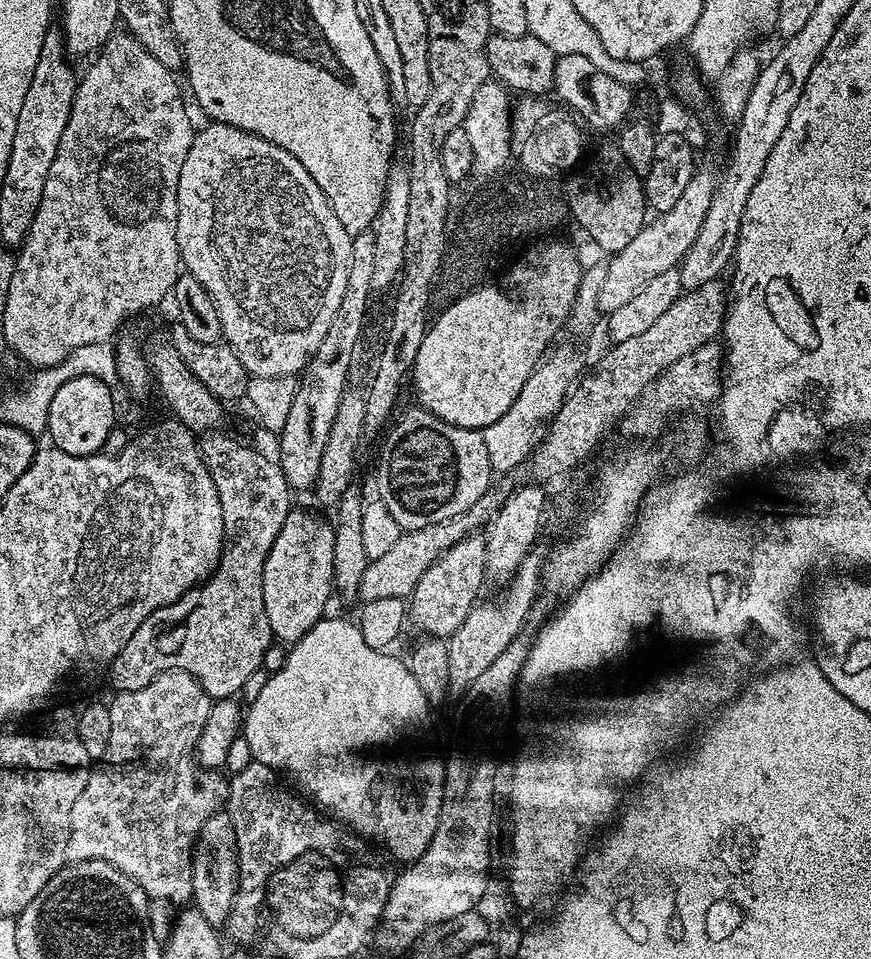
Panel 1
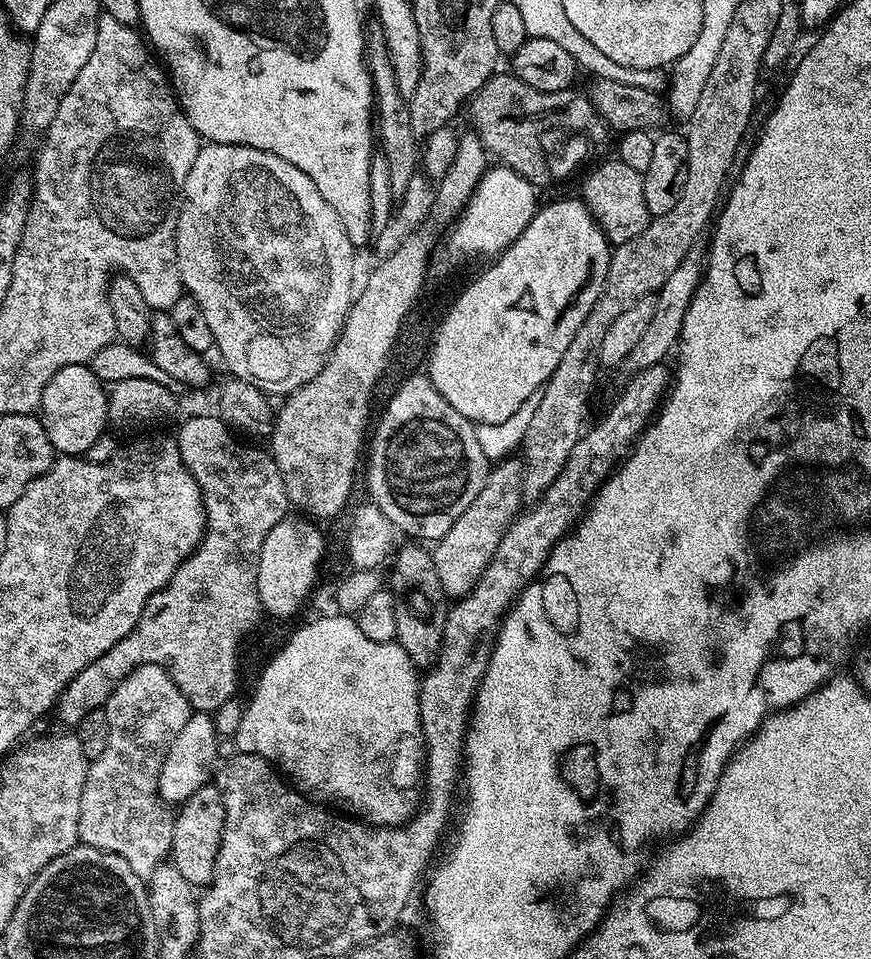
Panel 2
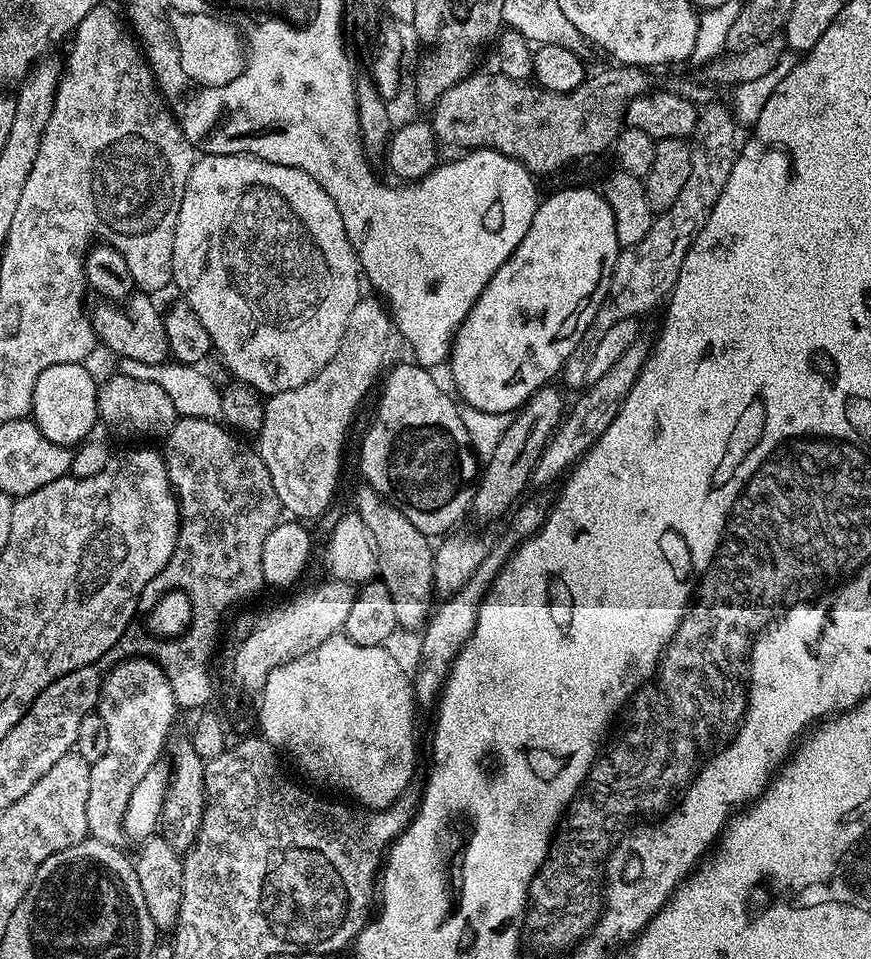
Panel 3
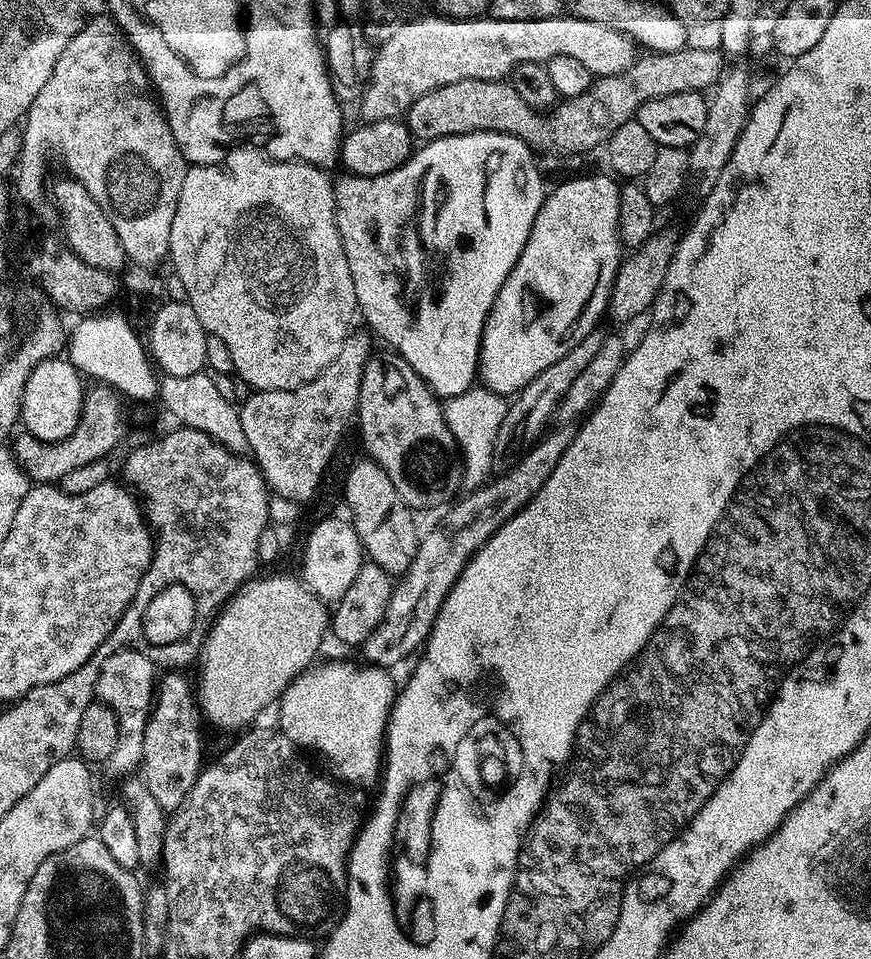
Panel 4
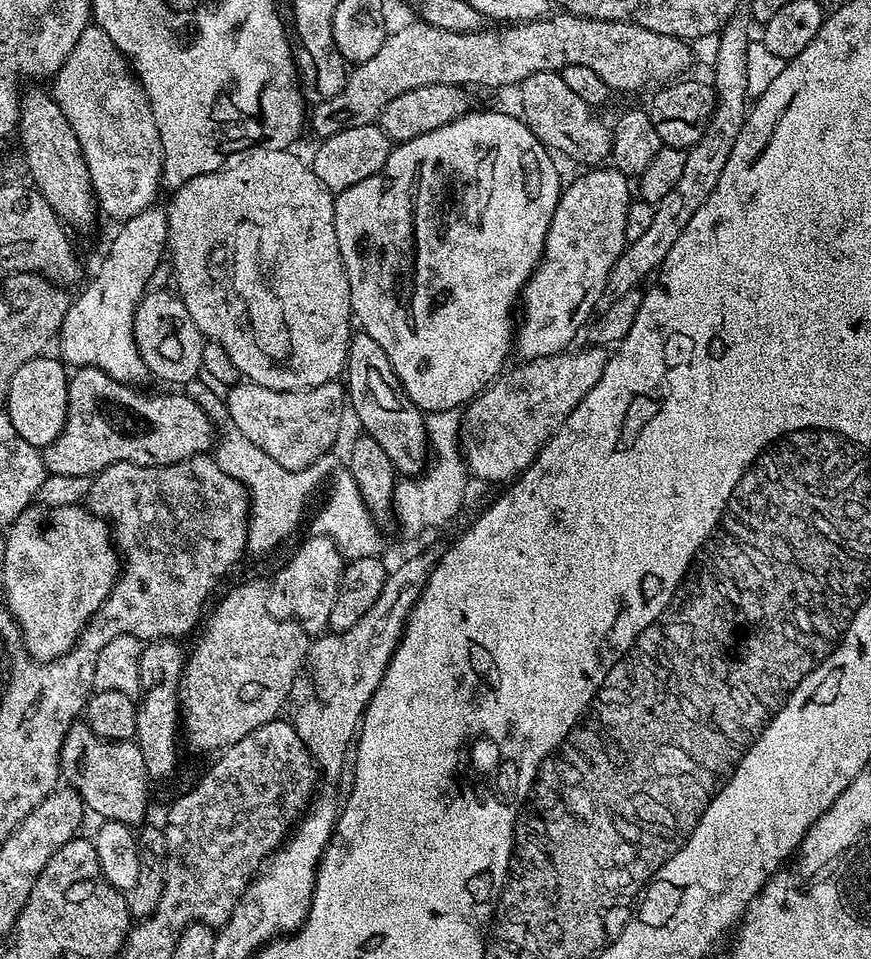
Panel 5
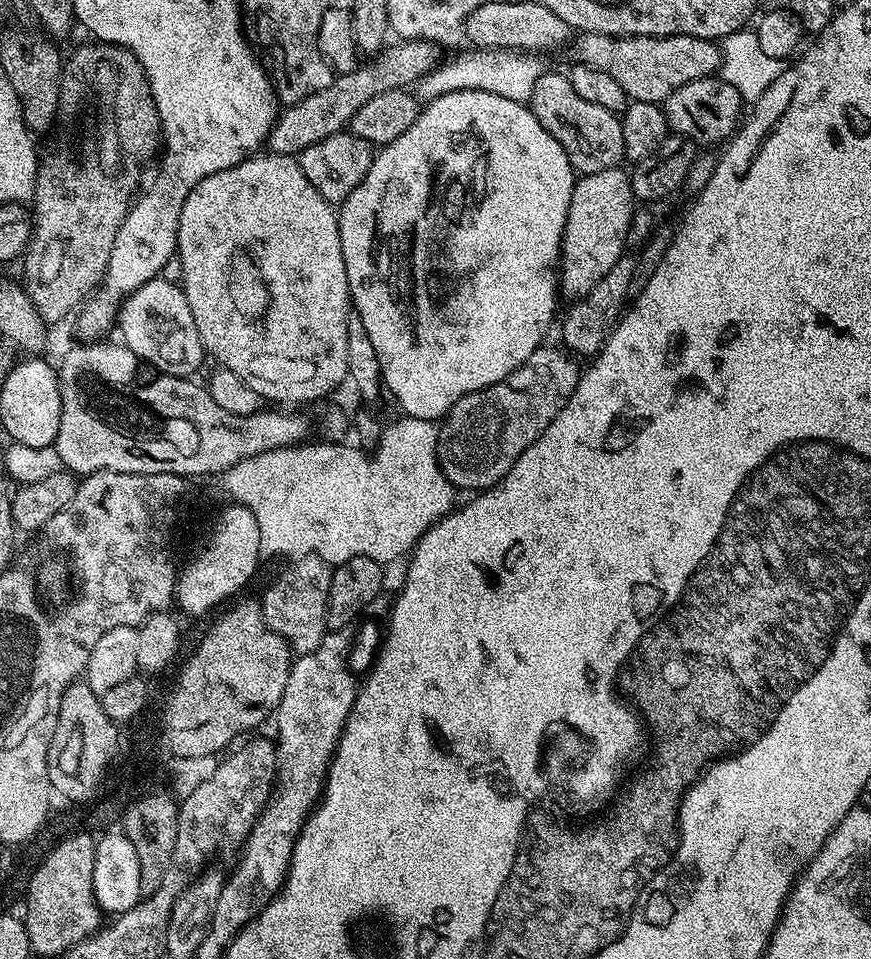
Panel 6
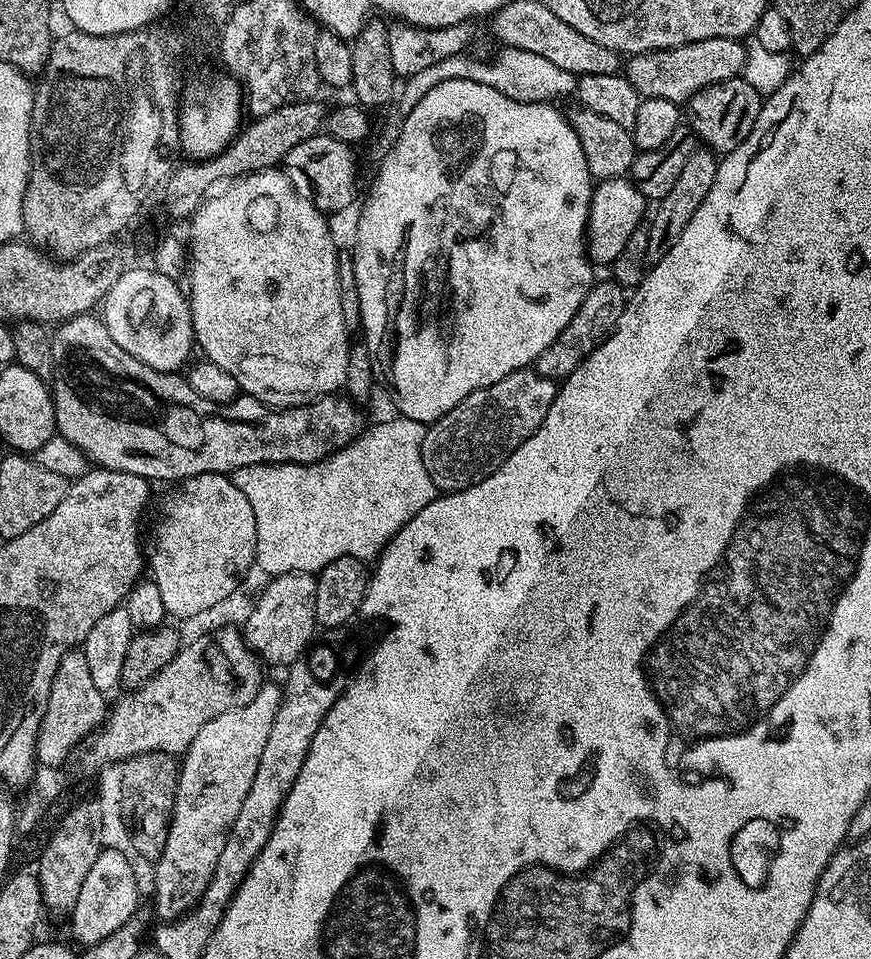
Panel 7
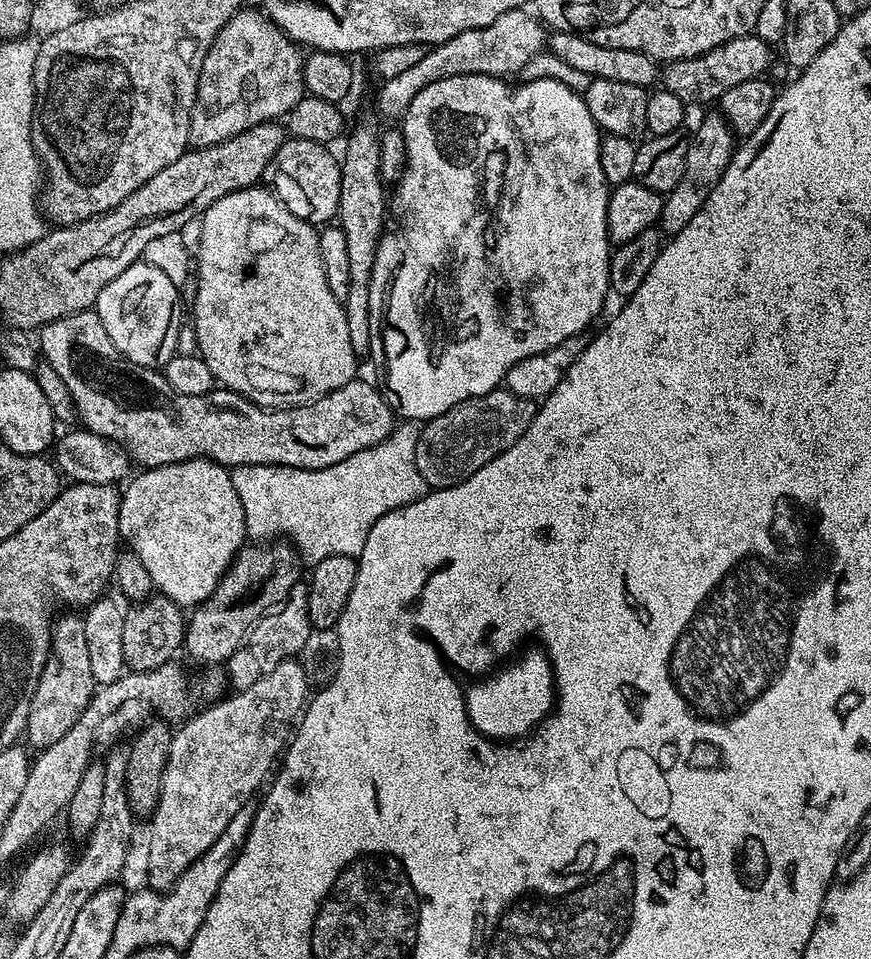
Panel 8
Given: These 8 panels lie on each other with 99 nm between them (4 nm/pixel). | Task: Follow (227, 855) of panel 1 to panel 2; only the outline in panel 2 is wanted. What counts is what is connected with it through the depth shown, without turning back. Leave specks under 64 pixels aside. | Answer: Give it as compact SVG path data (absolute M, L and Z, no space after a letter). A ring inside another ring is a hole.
M212 782L204 784L190 798L184 800L175 813L170 860L182 874L182 878L186 878L195 888L205 887L212 880L224 826L225 807L222 803L221 792Z

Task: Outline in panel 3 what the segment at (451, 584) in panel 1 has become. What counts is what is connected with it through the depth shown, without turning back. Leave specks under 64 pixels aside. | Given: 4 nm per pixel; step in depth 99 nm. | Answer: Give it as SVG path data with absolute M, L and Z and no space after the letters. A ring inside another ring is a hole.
M552 384L544 385L528 399L513 417L509 429L502 434L494 454L483 463L471 503L473 514L475 512L480 519L492 520L505 511L506 514L519 501L518 496L525 486L529 485L533 468L566 410L563 391L554 387Z

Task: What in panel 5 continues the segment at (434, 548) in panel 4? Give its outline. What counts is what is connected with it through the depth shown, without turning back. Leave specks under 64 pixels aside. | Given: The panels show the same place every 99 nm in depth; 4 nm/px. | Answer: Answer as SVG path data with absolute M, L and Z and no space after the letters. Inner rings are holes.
M412 556L402 561L396 569L393 567L389 571L382 594L378 594L378 602L374 602L361 621L350 630L324 634L311 641L308 657L292 687L290 723L308 747L323 779L325 776L328 780L336 780L343 774L344 759L347 756L349 759L364 711L404 637L408 615L420 601L433 567L433 557L428 556Z

